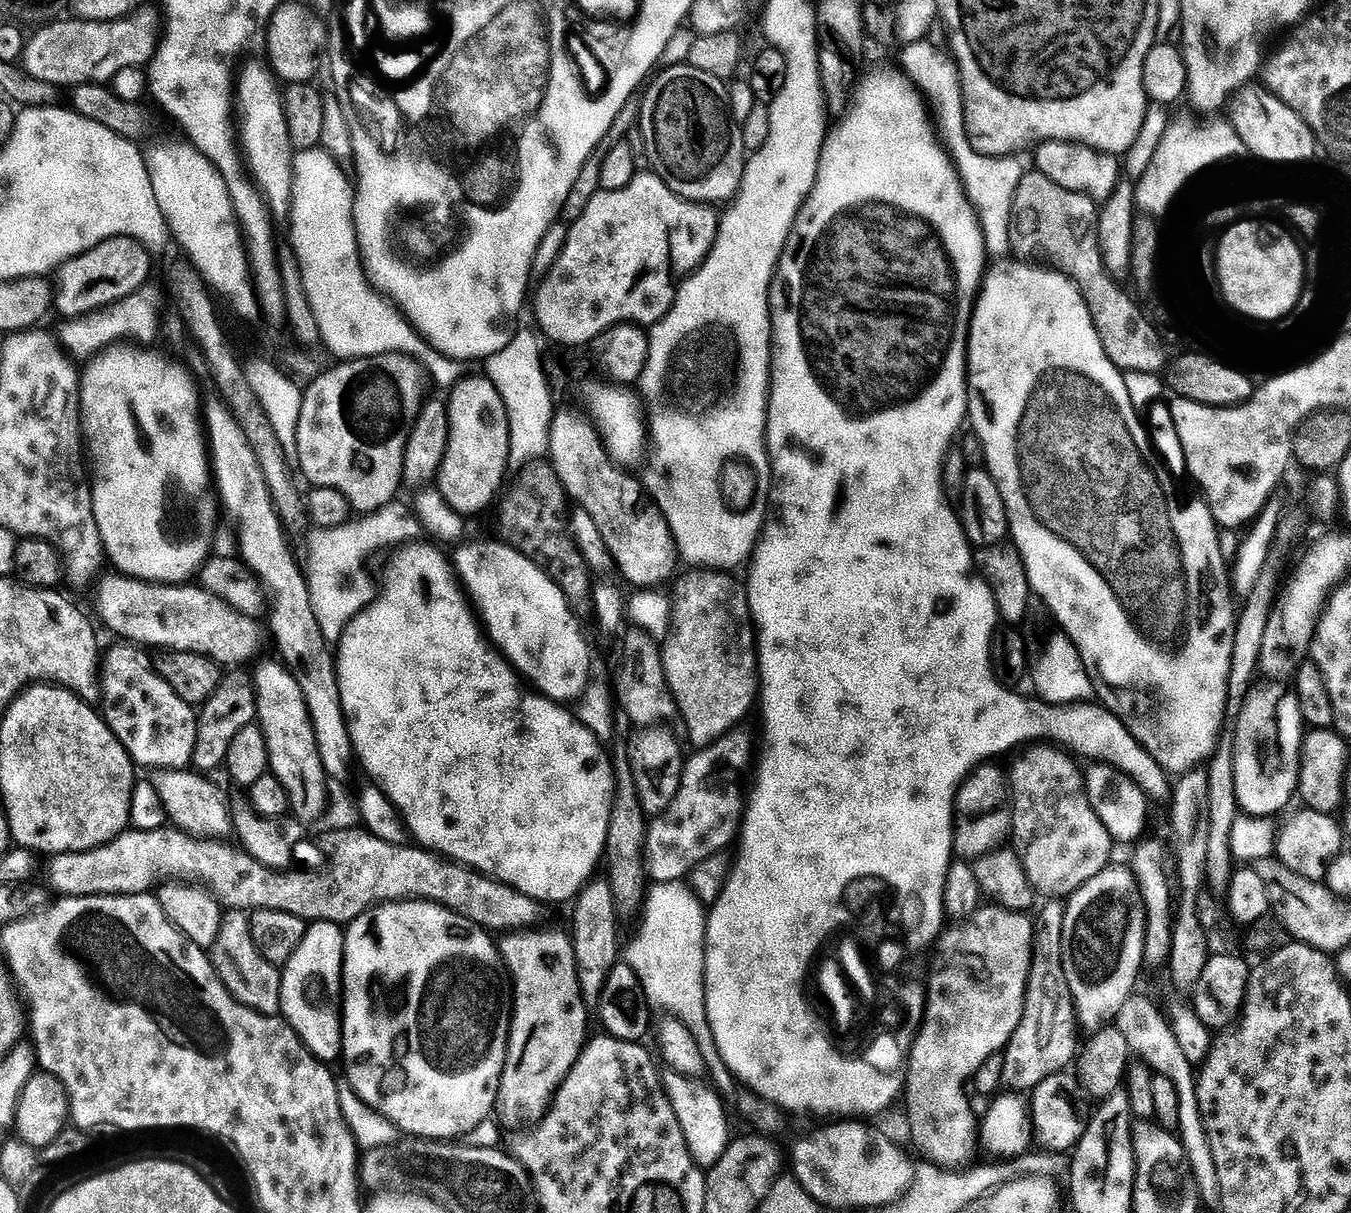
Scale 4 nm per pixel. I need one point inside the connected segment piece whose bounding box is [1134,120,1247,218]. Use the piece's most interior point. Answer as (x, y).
(1176, 158)

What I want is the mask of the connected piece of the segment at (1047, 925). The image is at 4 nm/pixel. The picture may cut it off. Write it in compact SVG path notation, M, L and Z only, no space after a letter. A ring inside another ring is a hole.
M1052 898L1035 917L1032 938L1032 972L1028 976L1028 996L1024 1017L1008 1040L1002 1055L1003 1087L1012 1094L1028 1094L1055 1072L1063 1072L1077 1059L1078 1017L1072 1003L1070 986L1064 973L1064 904ZM1052 918L1052 920L1050 920ZM1058 918L1058 920L1056 920ZM1058 926L1058 928L1056 928Z

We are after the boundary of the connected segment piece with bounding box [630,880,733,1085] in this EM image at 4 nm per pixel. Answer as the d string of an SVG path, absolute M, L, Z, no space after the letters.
M678 880L665 884L653 883L644 897L642 915L644 925L640 928L640 940L632 944L630 963L644 988L644 997L657 1013L668 1012L664 1014L680 1020L690 1030L702 1054L707 1075L716 1085L720 1081L720 1072L726 1076L733 1074L718 1050L718 1042L714 1042L708 1021L704 989L704 954L708 938L705 905L701 904L687 883Z

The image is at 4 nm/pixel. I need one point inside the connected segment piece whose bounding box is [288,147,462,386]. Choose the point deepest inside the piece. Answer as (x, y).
(354, 321)

